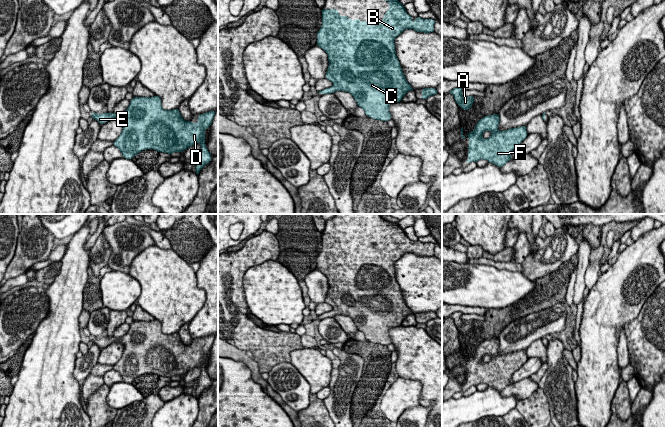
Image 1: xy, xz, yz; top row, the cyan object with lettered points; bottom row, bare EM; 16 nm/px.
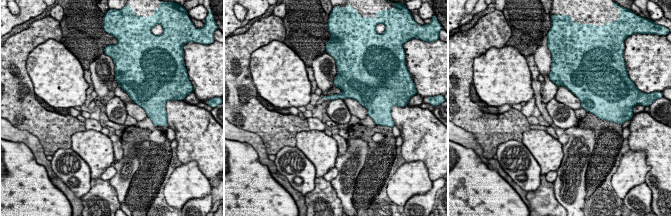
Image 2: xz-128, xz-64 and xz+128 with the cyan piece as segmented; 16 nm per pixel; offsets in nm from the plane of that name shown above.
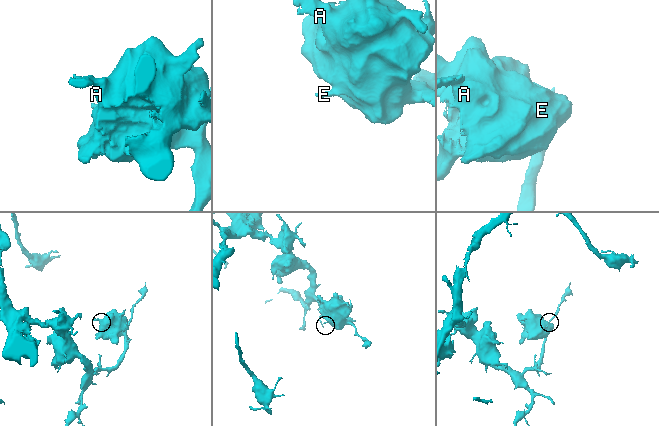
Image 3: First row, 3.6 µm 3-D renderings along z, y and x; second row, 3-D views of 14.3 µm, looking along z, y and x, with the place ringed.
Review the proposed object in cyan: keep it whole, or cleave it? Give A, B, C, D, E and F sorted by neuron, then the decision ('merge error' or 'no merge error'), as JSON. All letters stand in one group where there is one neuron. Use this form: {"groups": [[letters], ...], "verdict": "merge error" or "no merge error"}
{"groups": [["A", "B", "C", "D", "E", "F"]], "verdict": "no merge error"}

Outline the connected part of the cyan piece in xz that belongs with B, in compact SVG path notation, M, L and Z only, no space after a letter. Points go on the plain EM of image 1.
M384 221L389 226L389 233L383 240L383 244L360 245L341 241L337 233L322 233L322 250L317 256L317 270L328 279L329 290L325 302L333 307L333 310L318 317L330 318L335 315L349 316L361 331L366 340L372 343L389 345L391 338L389 329L402 325L408 315L414 314L407 306L405 299L396 280L394 264L405 253L413 253L417 256L434 256L434 243L415 242L407 238L404 230L397 224Z

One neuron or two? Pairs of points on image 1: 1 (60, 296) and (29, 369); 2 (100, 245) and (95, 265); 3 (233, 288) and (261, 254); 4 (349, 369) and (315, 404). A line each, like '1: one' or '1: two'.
1: one
2: one
3: one
4: two

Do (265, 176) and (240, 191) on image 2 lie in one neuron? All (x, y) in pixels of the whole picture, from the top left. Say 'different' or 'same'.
same

